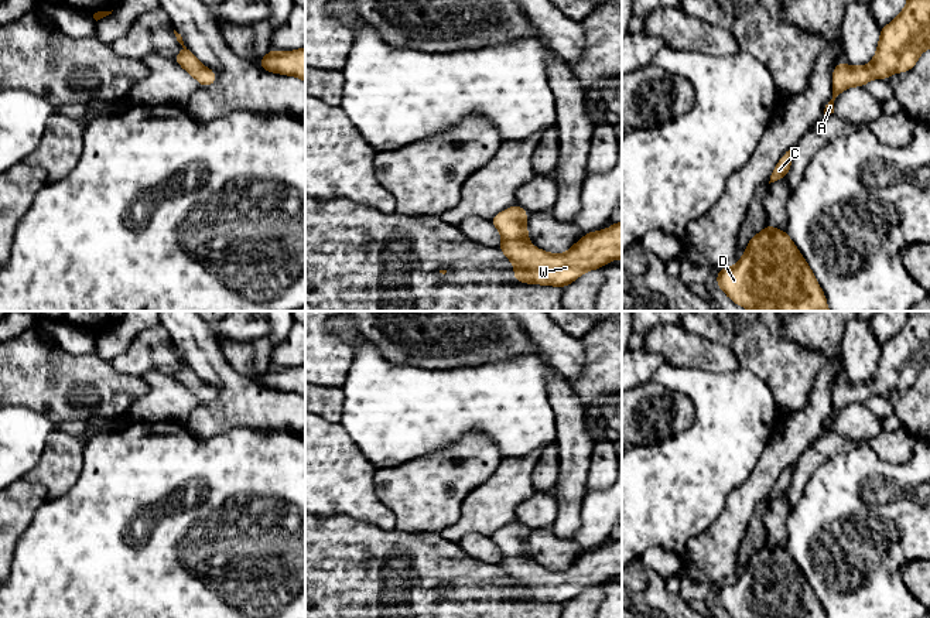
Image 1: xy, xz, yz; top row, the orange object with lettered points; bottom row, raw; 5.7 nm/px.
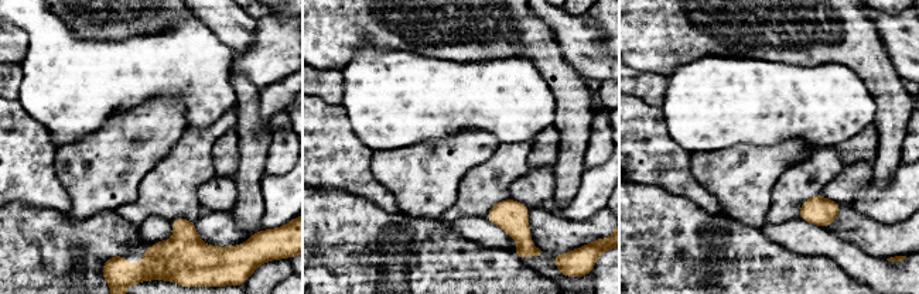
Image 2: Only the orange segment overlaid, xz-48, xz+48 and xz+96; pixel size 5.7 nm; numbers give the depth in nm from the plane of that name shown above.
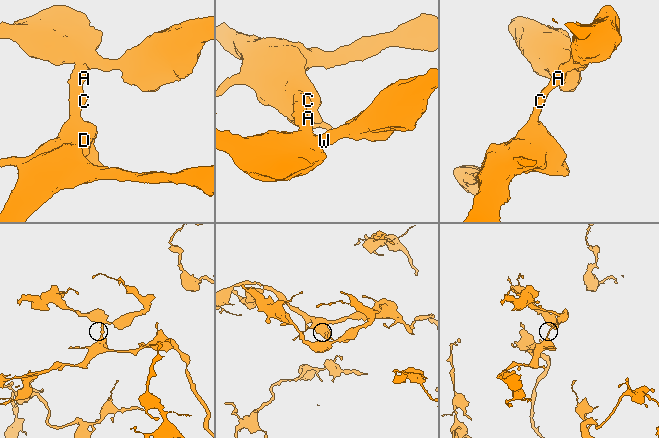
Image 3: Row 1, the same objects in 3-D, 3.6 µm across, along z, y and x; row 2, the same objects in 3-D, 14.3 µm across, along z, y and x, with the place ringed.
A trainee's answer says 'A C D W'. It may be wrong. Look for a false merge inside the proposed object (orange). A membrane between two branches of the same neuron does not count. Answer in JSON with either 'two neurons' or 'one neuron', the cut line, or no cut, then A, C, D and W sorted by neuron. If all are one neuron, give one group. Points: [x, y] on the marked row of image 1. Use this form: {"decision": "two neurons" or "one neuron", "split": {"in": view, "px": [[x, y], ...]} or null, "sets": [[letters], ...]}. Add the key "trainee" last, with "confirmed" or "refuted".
{"decision": "one neuron", "split": null, "sets": [["A", "C", "D", "W"]], "trainee": "confirmed"}

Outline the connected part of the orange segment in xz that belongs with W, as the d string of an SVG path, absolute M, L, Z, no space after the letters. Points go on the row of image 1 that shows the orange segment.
M514 205L490 219L502 233L498 249L514 264L516 281L564 288L582 273L622 259L622 222L609 229L588 232L565 253L553 255L531 246L527 239L527 215L522 206Z

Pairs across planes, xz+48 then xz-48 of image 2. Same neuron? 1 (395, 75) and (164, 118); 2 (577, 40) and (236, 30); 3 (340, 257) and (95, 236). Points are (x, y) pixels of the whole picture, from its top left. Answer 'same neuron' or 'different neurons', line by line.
1: different neurons
2: same neuron
3: same neuron

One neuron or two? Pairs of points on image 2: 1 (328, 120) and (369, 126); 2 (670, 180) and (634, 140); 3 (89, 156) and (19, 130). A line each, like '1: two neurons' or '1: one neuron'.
1: two neurons
2: one neuron
3: two neurons

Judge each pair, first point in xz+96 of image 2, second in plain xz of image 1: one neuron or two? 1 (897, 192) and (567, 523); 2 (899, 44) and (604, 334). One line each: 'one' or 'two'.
1: two
2: two

